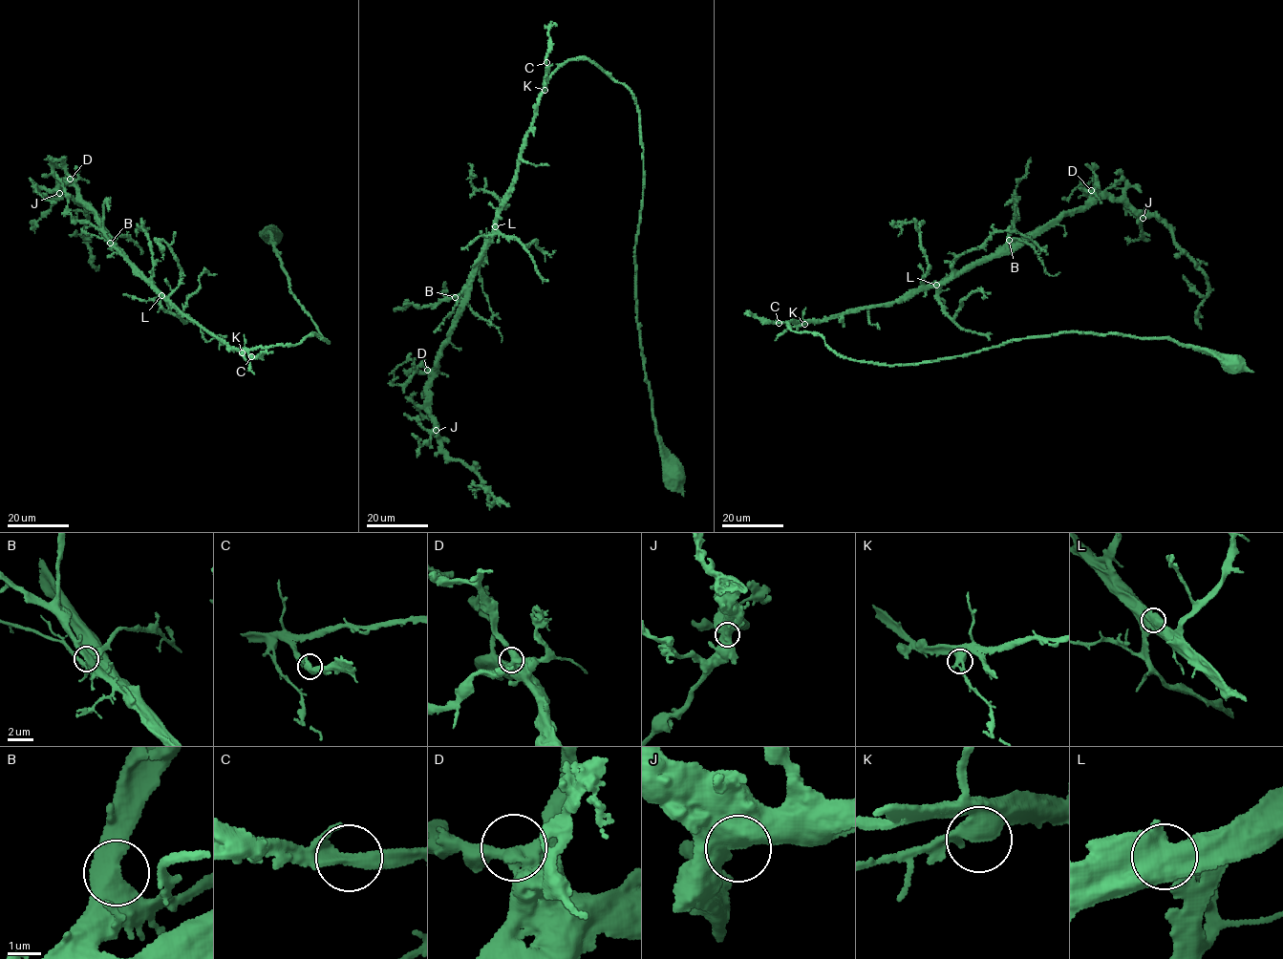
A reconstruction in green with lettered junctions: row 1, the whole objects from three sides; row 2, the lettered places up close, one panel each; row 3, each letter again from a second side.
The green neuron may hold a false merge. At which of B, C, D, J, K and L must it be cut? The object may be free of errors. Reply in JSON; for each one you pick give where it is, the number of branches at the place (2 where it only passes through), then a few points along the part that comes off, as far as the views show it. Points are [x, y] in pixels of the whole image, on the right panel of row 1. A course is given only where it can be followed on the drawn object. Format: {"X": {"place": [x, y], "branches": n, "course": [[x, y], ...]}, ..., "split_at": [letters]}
{"split_at": []}

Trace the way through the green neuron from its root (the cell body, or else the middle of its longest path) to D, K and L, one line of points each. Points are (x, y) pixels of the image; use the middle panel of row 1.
D: (674, 473), (637, 321), (640, 115), (634, 95), (588, 60), (550, 76), (469, 298), (427, 370)
K: (674, 473), (657, 434), (637, 321), (643, 143), (636, 101), (623, 83), (579, 58), (560, 64), (545, 90)
L: (674, 473), (657, 434), (637, 321), (643, 143), (636, 101), (623, 83), (586, 59), (555, 69), (495, 226)

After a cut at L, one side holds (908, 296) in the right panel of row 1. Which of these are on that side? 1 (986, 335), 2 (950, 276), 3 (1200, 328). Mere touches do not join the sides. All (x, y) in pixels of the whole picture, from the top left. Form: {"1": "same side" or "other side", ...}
{"1": "other side", "2": "other side", "3": "other side"}

